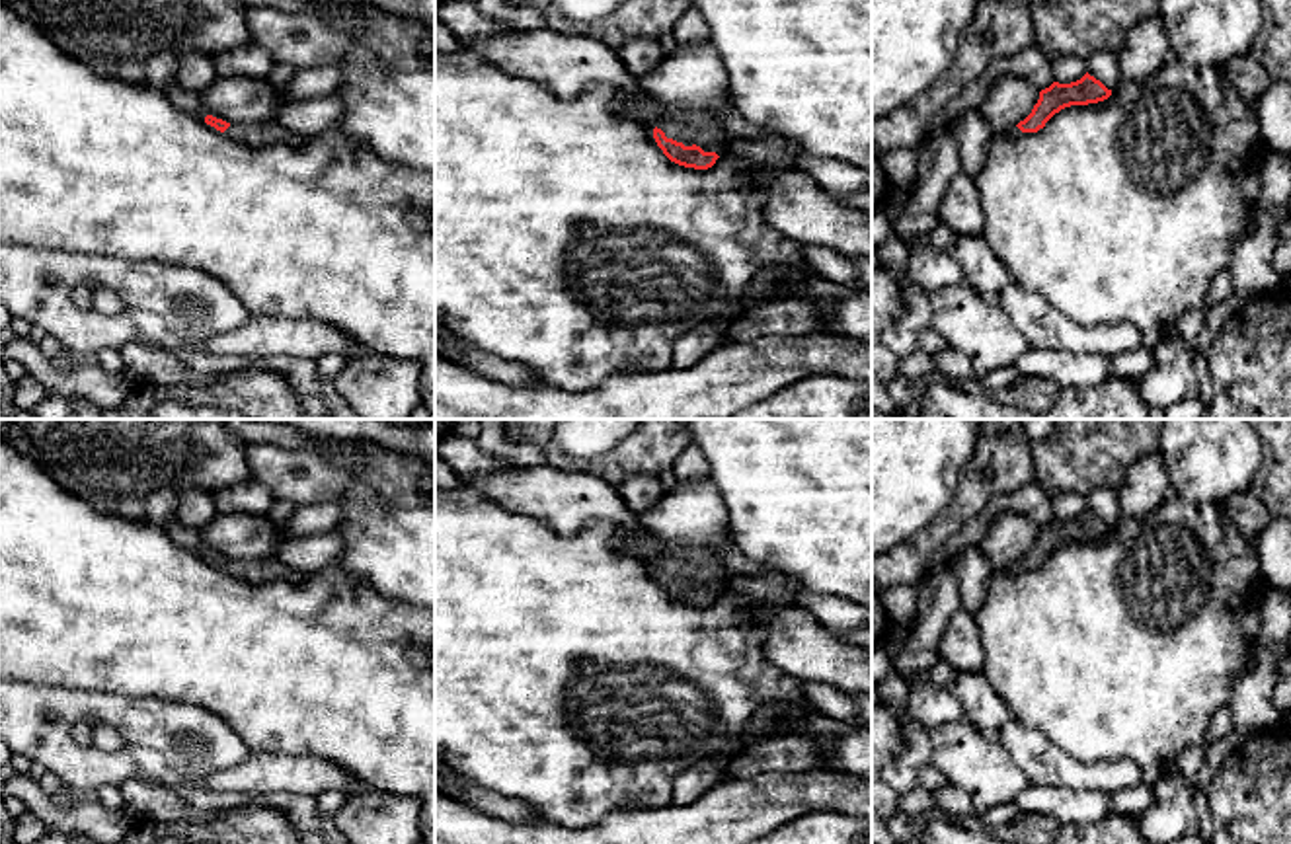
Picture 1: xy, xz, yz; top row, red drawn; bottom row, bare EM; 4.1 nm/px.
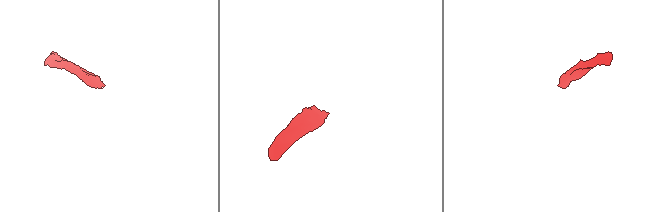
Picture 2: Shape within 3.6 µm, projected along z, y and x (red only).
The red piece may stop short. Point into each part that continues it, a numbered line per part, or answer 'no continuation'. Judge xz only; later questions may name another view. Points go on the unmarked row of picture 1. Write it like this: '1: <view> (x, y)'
1: xz (685, 562)

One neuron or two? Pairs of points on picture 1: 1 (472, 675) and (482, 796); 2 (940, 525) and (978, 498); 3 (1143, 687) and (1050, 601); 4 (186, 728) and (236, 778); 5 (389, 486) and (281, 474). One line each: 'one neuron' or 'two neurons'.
1: two neurons
2: one neuron
3: one neuron
4: two neurons
5: one neuron

